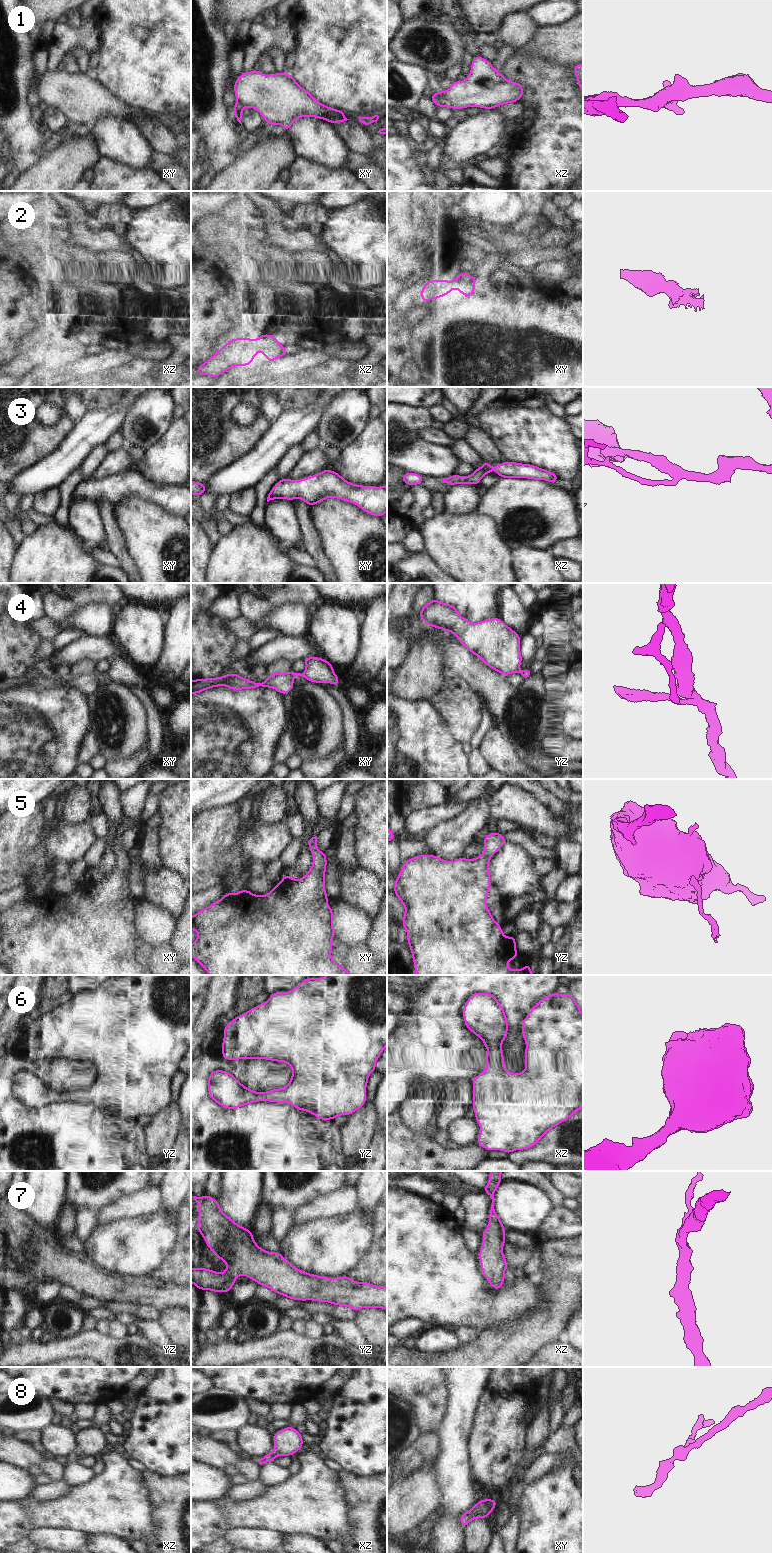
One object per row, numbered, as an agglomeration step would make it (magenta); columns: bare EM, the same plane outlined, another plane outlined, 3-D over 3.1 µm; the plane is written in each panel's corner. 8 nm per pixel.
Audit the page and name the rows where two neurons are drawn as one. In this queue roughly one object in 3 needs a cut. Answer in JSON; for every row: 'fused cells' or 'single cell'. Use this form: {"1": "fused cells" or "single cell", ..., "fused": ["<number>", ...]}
{"1": "fused cells", "2": "single cell", "3": "fused cells", "4": "single cell", "5": "single cell", "6": "single cell", "7": "single cell", "8": "single cell", "fused": ["1", "3"]}

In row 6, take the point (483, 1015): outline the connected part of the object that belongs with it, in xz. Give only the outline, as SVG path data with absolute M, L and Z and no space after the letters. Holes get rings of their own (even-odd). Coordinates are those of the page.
M570 993L547 995L521 1022L526 1043L526 1069L521 1073L512 1073L504 1067L501 1048L507 1038L508 1020L493 994L472 994L463 1007L463 1020L488 1049L486 1069L471 1079L472 1106L480 1127L477 1145L489 1152L500 1150L508 1154L532 1148L548 1131L583 1108L583 1015Z

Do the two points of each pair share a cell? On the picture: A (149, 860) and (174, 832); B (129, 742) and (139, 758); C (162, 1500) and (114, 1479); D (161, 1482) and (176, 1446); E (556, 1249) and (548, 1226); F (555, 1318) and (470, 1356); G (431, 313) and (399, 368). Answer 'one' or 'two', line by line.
A: two
B: two
C: two
D: two
E: two
F: one
G: two

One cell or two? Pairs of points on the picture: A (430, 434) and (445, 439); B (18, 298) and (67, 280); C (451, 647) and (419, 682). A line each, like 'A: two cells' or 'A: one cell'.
A: one cell
B: two cells
C: two cells

